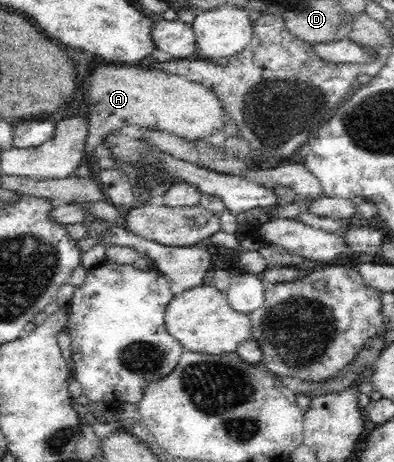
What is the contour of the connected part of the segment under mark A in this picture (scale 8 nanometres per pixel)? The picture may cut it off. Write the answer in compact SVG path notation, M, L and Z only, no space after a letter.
M100 63L89 74L88 89L88 136L85 139L85 163L94 163L97 146L105 142L110 133L118 133L122 126L136 124L146 129L166 131L180 138L197 141L198 139L210 139L210 135L224 128L224 124L231 120L227 115L228 109L224 109L224 100L220 100L214 89L197 81L188 80L185 76L175 75L158 69L136 65L107 65Z

